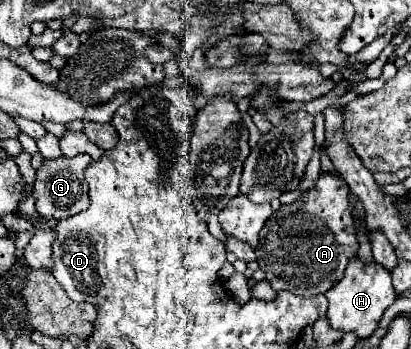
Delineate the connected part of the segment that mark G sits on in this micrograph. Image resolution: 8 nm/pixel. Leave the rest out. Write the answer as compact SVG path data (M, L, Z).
M75 155L75 157L57 157L57 159L43 159L43 165L37 169L35 175L35 197L37 197L37 213L47 221L61 221L73 217L77 211L83 211L89 205L87 195L87 181L85 169L93 163L89 155Z

